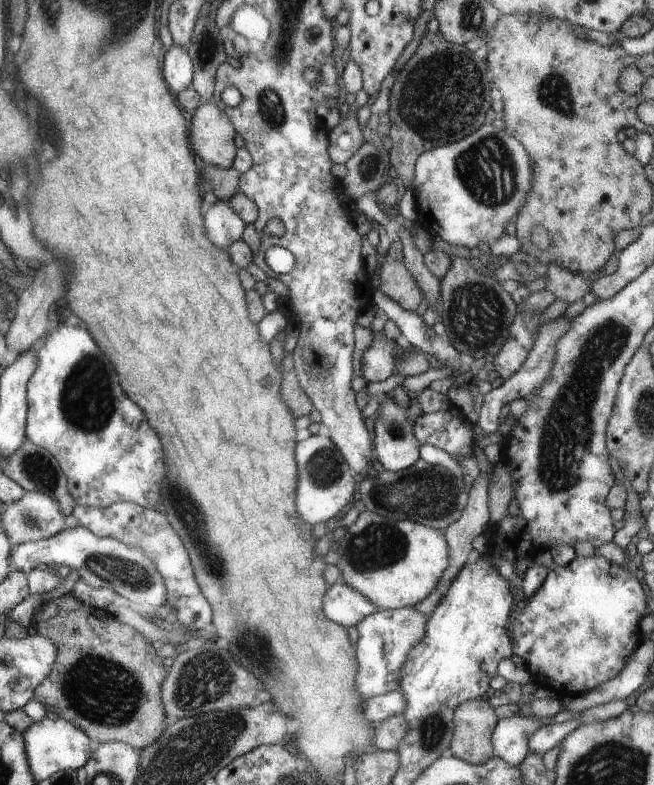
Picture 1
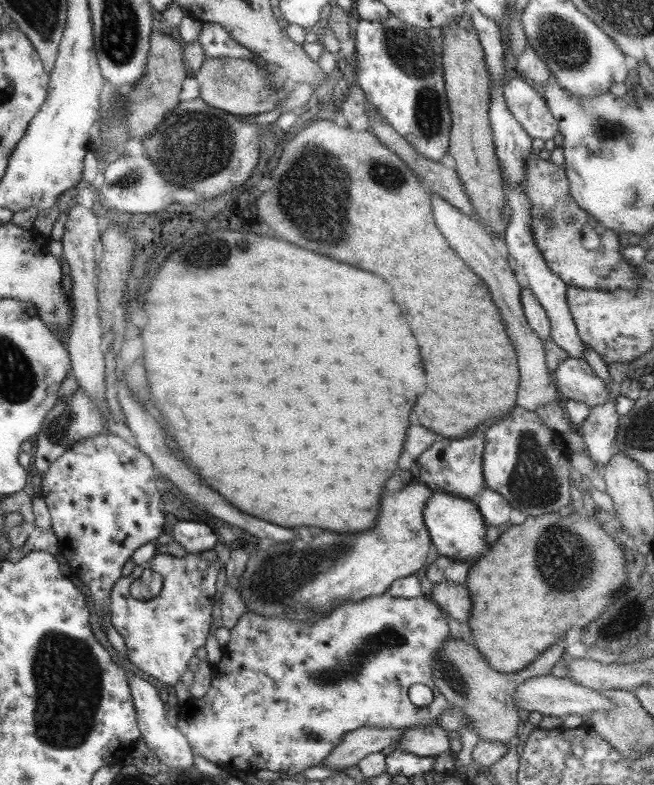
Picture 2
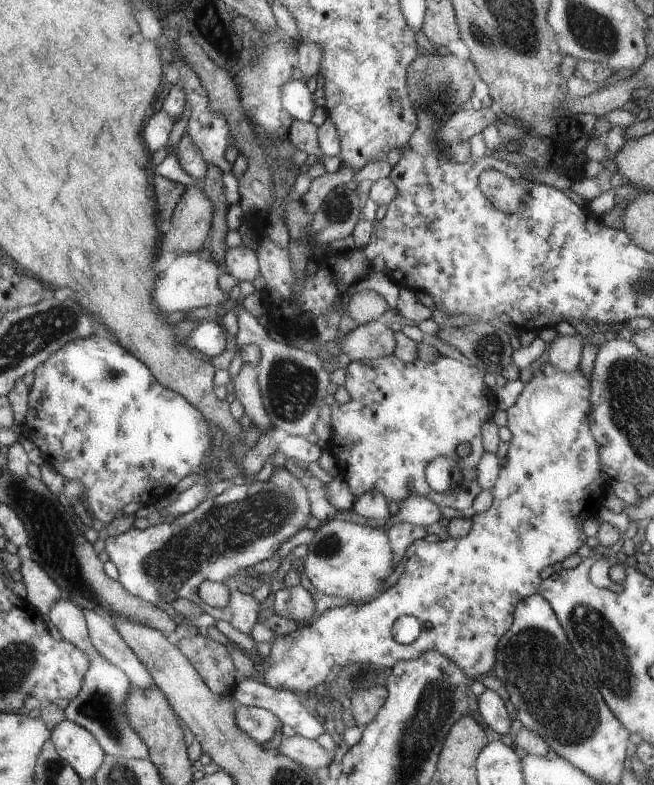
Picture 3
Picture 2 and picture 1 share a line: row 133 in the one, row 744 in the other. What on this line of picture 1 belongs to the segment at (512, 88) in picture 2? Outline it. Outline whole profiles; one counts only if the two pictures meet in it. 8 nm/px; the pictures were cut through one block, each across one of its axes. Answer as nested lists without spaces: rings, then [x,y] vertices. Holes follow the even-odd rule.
[[[577,720],[553,723],[541,726],[535,730],[526,741],[528,753],[544,755],[547,751],[559,745],[559,742],[574,730],[579,724]]]

